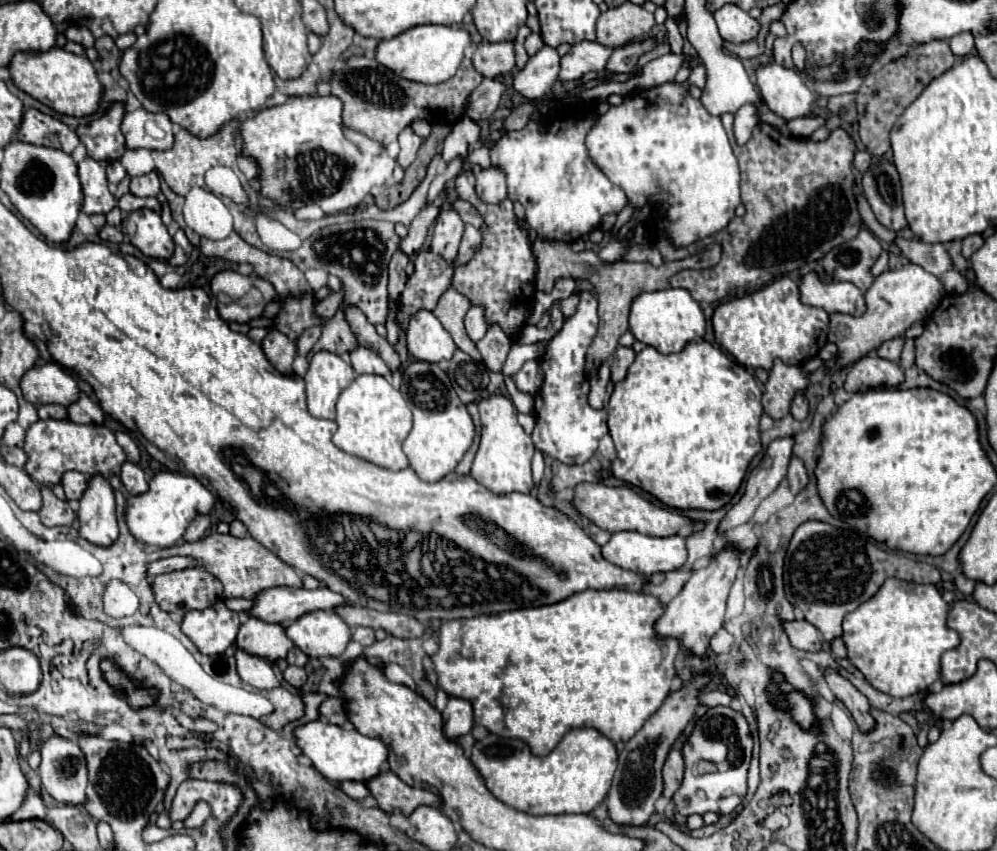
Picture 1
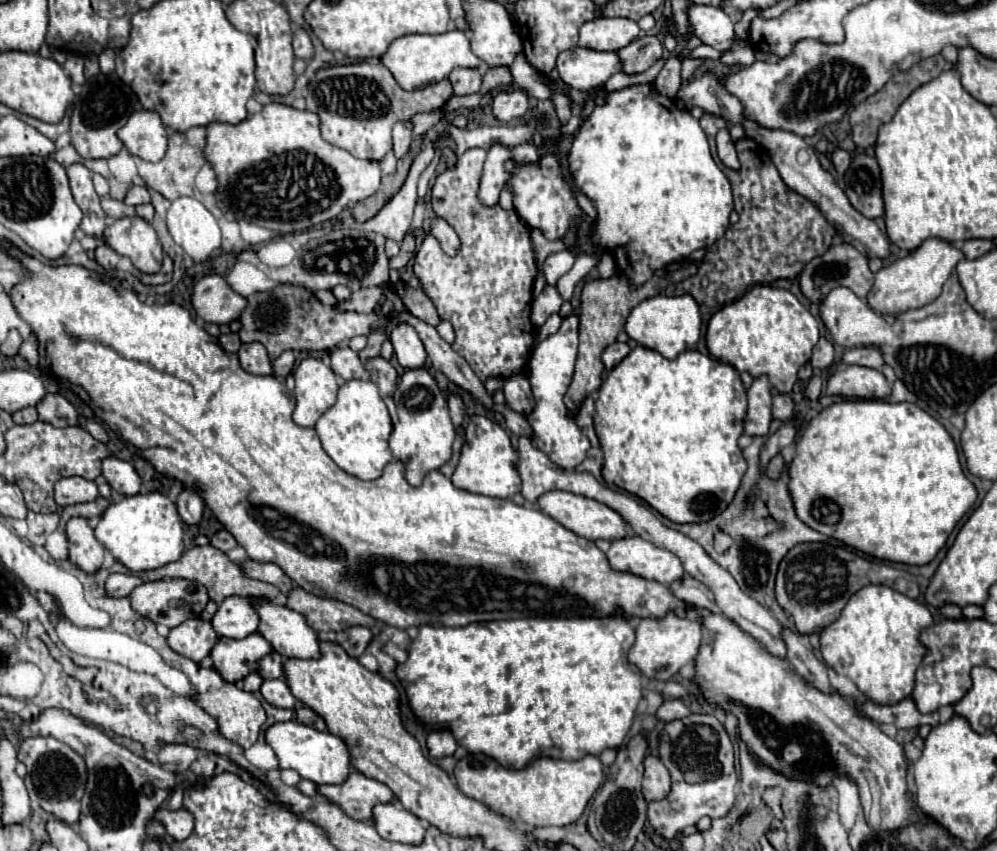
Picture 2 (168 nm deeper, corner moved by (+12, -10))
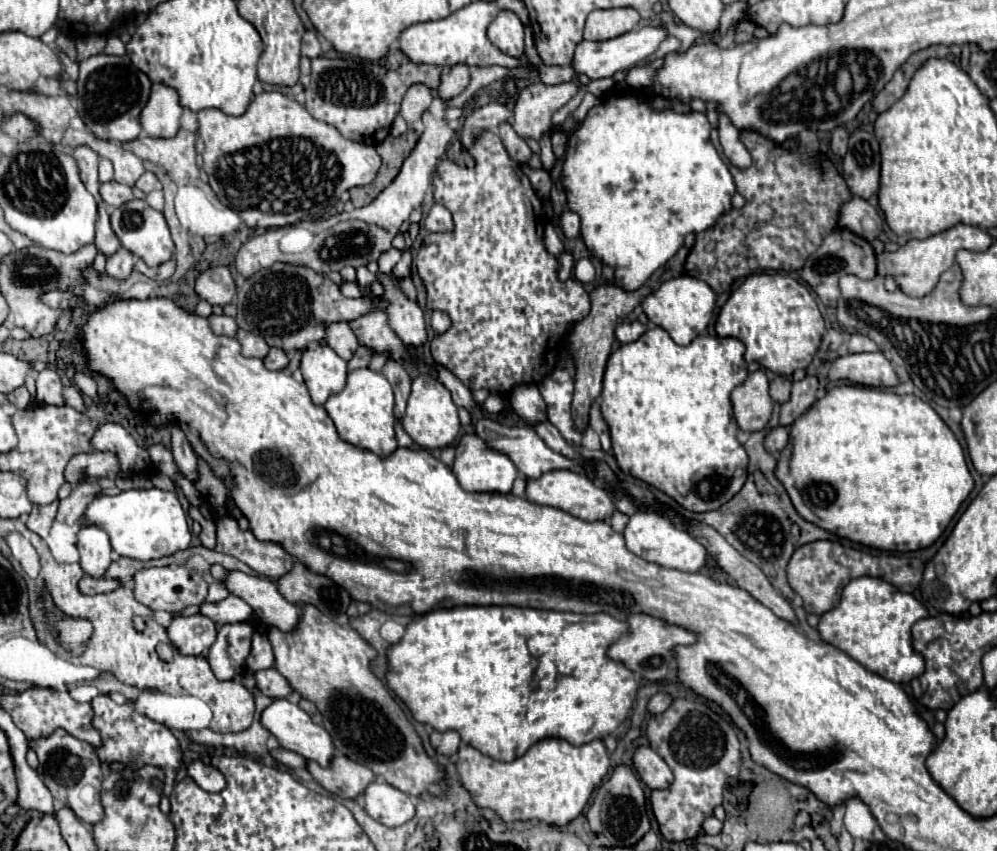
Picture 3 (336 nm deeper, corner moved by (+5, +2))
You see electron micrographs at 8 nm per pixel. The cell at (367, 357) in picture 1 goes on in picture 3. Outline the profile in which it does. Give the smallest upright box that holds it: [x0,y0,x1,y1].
[325,323,359,361]

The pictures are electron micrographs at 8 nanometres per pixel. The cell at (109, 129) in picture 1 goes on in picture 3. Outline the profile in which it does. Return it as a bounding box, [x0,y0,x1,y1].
[77,53,151,141]

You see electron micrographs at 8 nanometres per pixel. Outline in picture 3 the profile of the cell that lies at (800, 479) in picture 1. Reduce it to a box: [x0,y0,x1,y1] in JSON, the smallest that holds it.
[765,427,789,457]

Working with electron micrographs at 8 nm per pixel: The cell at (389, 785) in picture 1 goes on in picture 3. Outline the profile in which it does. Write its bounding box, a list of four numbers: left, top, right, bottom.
[307,753,377,799]

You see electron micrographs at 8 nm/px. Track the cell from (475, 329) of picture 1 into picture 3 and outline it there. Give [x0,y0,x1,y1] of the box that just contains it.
[431,311,451,333]

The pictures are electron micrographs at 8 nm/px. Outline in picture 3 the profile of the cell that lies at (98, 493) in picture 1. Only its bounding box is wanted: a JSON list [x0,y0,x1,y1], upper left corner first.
[77,525,111,577]

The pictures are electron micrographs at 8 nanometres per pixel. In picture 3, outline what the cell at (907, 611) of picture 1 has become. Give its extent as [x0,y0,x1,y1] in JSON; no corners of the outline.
[817,577,927,685]

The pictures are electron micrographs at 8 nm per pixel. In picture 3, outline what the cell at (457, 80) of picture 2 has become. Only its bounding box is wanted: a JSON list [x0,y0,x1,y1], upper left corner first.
[437,65,471,99]

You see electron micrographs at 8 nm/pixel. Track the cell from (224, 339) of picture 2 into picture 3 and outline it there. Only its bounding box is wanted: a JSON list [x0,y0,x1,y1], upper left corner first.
[209,315,239,337]

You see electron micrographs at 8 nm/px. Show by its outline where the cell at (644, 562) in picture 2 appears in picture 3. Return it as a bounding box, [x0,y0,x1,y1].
[625,513,707,571]

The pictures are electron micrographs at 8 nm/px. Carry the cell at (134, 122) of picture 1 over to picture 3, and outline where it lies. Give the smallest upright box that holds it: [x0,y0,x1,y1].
[139,83,183,139]

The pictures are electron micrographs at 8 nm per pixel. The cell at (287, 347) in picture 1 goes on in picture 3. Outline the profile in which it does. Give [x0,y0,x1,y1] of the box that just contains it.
[237,331,271,359]

